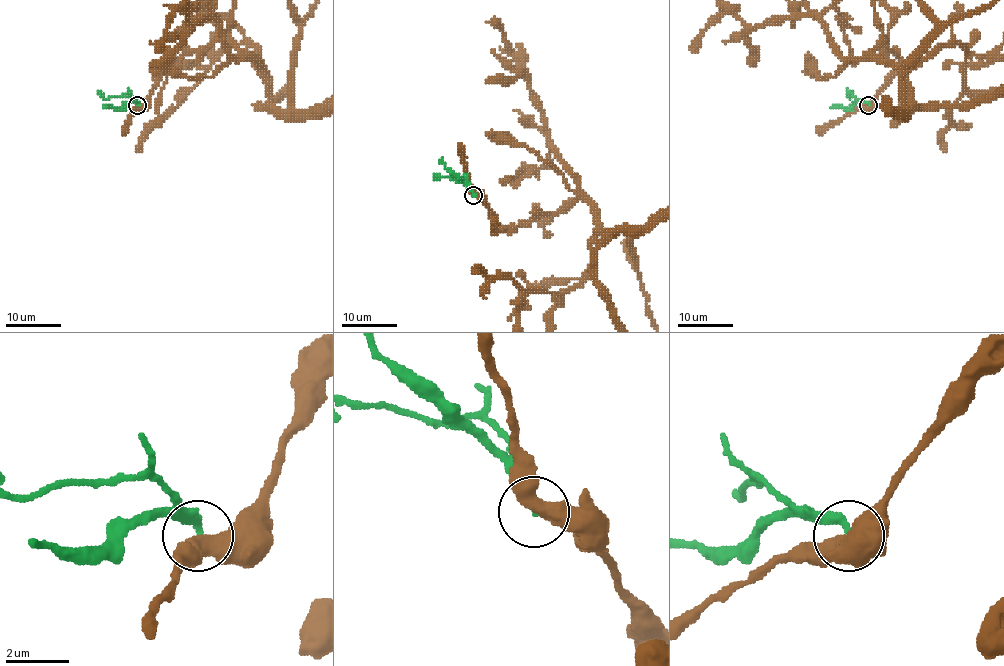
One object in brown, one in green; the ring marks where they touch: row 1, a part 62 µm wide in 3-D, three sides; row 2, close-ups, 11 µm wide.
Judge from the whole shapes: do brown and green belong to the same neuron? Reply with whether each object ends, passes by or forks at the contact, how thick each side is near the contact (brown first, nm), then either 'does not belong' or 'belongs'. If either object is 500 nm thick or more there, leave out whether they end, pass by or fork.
500/280 nm | does not belong

